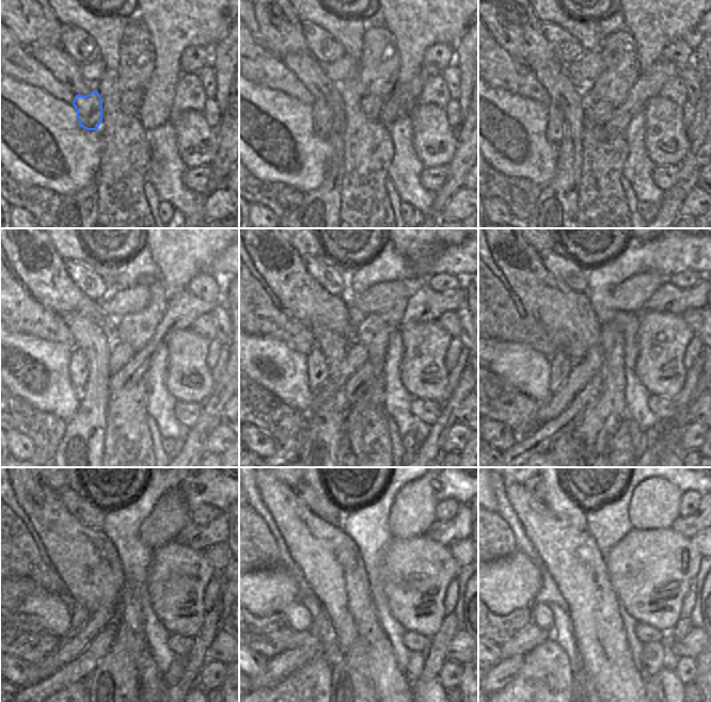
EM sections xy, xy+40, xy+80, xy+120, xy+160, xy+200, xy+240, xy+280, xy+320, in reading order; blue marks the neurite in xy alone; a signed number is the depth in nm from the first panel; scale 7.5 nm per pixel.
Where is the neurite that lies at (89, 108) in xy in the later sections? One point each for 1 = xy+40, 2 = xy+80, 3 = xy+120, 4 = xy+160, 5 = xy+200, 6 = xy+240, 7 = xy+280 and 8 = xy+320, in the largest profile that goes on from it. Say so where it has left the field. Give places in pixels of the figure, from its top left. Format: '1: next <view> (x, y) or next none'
1: next xy+40 (321, 114)
2: next xy+80 (556, 126)
3: next xy+120 (78, 368)
4: next xy+160 (317, 368)
5: next xy+200 (561, 365)
6: next xy+240 (79, 615)
7: next xy+280 (309, 634)
8: next xy+320 (532, 636)

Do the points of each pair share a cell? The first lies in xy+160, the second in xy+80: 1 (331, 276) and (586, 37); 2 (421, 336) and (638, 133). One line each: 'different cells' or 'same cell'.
1: different cells
2: different cells

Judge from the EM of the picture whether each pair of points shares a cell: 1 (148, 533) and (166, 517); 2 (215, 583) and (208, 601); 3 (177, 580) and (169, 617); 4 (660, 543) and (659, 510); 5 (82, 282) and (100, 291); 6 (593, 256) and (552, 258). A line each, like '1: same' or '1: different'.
1: same
2: same
3: same
4: different
5: same
6: different

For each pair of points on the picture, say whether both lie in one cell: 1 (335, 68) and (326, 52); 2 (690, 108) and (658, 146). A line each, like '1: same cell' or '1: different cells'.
1: different cells
2: different cells

